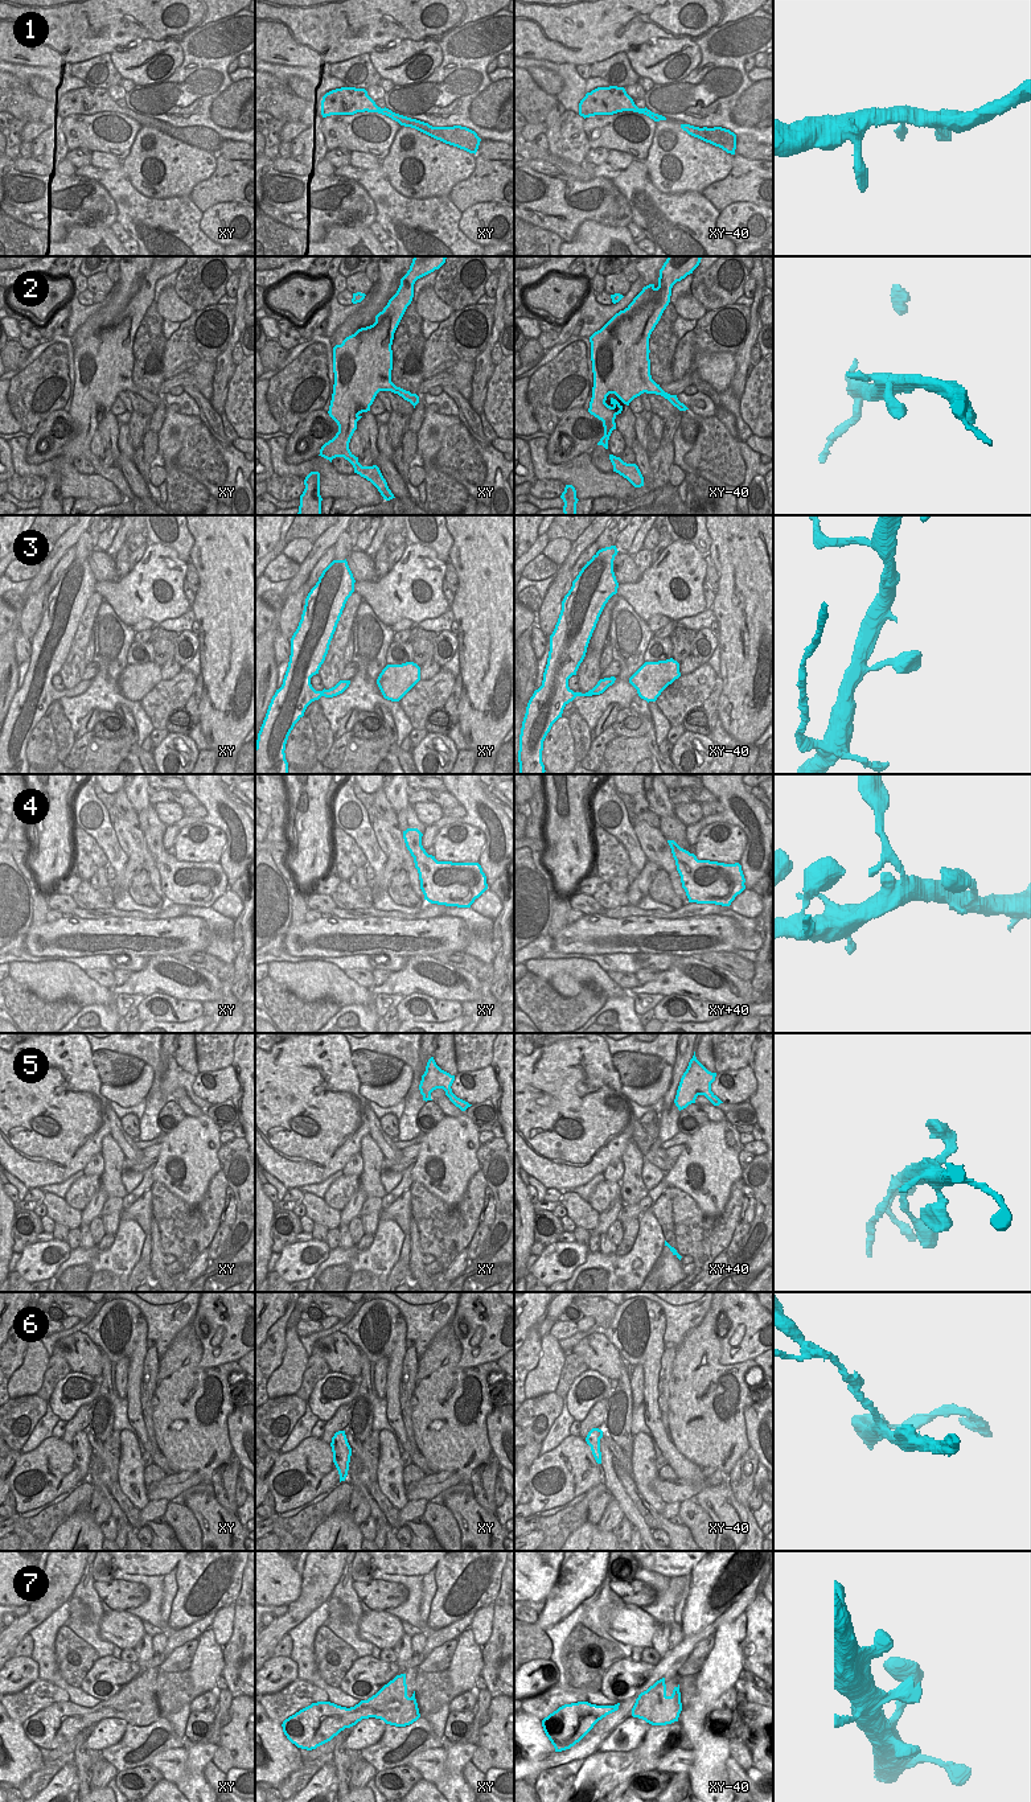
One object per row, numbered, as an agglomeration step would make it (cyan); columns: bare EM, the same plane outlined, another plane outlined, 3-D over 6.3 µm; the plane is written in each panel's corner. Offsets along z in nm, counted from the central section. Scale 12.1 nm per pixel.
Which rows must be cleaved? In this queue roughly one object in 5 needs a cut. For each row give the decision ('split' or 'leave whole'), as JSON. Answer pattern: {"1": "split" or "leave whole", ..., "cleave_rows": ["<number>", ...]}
{"1": "leave whole", "2": "leave whole", "3": "leave whole", "4": "leave whole", "5": "leave whole", "6": "leave whole", "7": "leave whole", "cleave_rows": []}

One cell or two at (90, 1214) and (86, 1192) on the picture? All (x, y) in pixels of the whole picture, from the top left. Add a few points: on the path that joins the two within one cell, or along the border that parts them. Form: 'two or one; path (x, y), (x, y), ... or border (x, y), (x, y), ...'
two; border (101, 1183), (90, 1201), (81, 1210)

